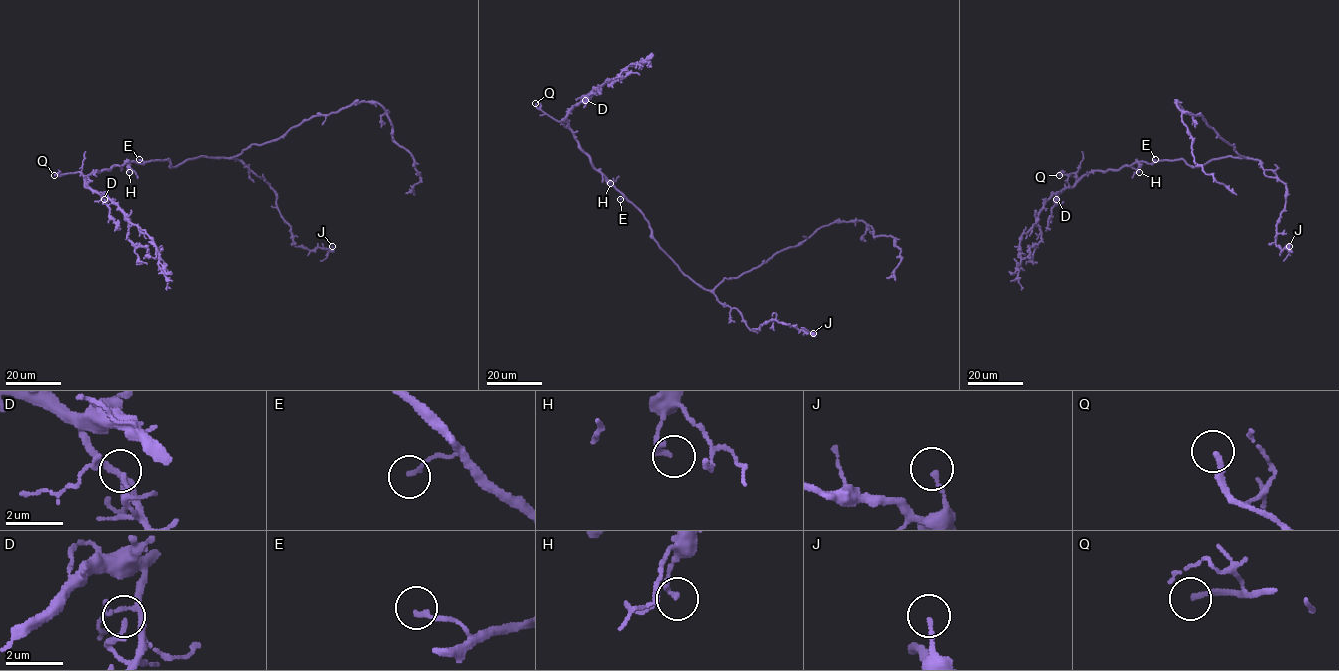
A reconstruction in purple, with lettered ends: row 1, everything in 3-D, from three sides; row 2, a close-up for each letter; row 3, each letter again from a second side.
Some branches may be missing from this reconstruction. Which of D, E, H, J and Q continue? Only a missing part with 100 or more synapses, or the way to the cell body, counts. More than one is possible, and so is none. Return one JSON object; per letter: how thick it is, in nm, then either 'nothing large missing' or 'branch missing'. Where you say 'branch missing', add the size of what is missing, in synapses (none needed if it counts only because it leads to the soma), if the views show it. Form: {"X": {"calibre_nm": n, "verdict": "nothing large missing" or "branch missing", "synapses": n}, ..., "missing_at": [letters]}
{"D": {"calibre_nm": 140, "verdict": "nothing large missing"}, "E": {"calibre_nm": 140, "verdict": "nothing large missing"}, "H": {"calibre_nm": 200, "verdict": "nothing large missing"}, "J": {"calibre_nm": 160, "verdict": "nothing large missing"}, "Q": {"calibre_nm": 200, "verdict": "branch missing"}, "missing_at": ["Q"]}

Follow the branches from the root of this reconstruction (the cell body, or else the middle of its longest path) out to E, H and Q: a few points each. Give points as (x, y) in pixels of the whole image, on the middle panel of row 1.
E: (678, 266), (652, 236), (644, 215), (625, 197), (620, 199)
H: (678, 266), (652, 236), (644, 215), (610, 183)
Q: (678, 266), (652, 236), (644, 215), (593, 166), (568, 123), (552, 118), (535, 103)

